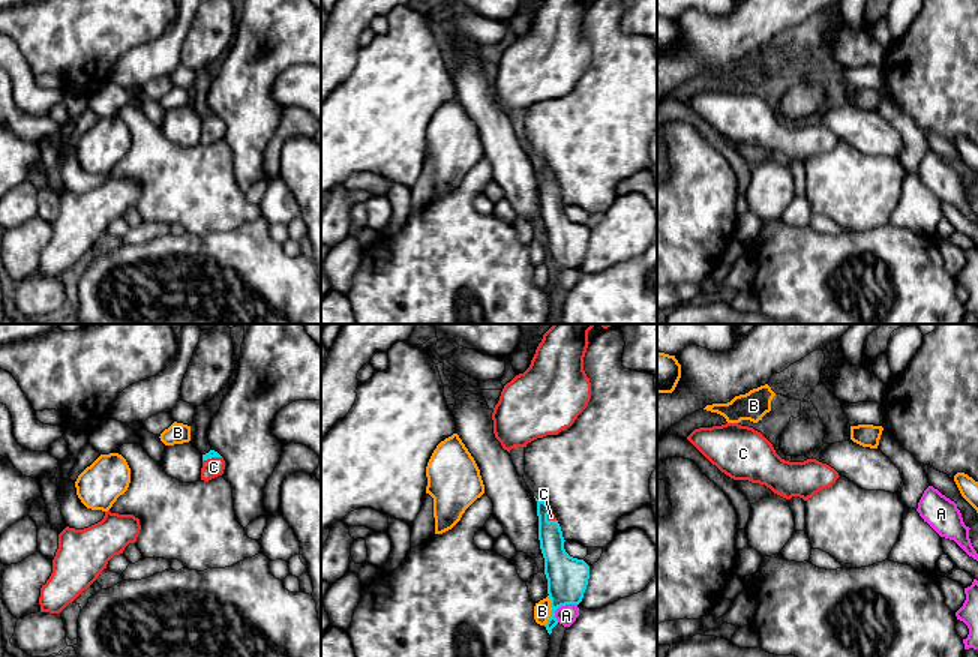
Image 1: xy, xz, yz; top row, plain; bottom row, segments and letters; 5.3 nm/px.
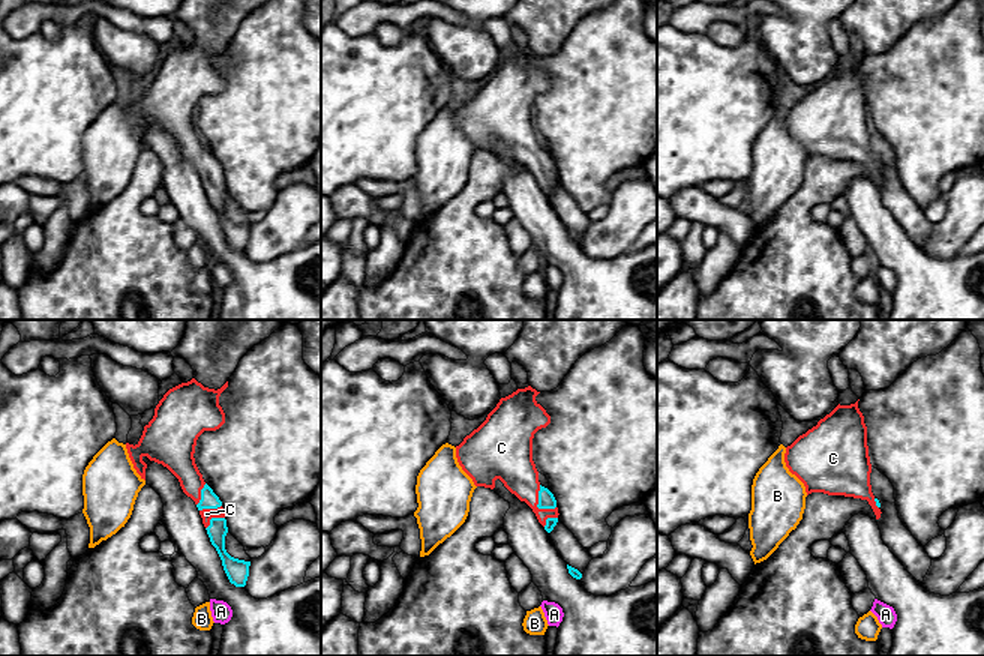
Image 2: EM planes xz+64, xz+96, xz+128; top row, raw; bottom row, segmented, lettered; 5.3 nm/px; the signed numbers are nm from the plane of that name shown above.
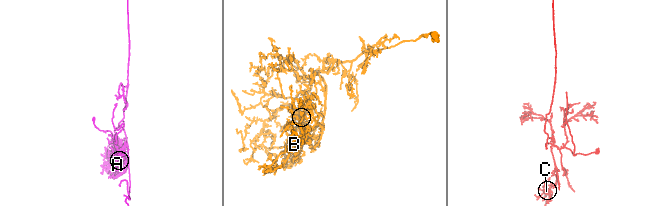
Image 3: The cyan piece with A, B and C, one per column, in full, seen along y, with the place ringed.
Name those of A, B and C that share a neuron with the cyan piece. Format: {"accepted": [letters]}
{"accepted": ["C"]}

